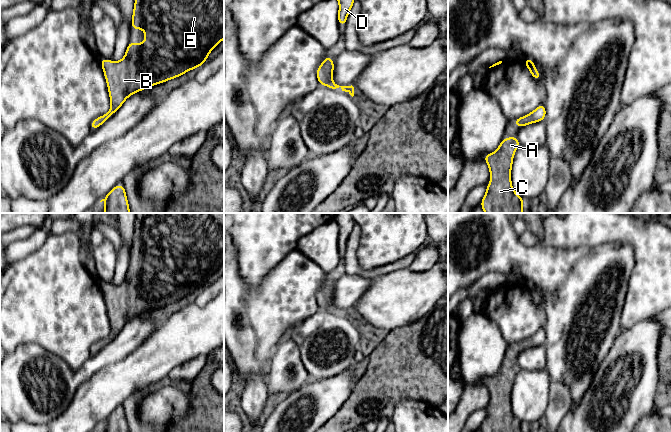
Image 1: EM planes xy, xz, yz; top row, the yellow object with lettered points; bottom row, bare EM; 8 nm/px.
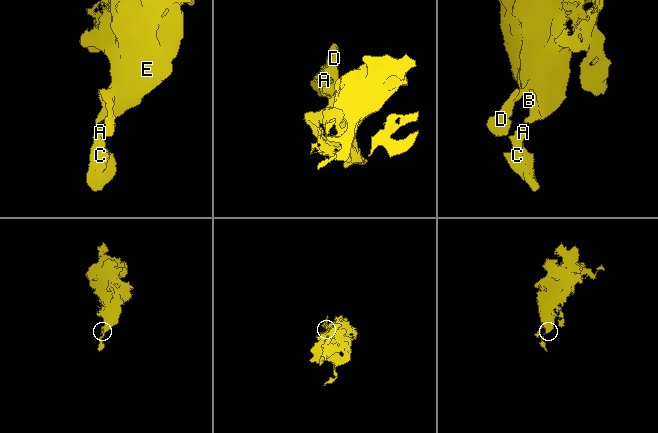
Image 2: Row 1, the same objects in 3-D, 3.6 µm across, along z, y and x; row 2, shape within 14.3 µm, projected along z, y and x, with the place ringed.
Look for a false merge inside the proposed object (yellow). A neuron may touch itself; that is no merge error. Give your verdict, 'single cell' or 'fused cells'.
single cell

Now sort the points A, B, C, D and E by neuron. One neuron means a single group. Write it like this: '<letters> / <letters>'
A B C D E

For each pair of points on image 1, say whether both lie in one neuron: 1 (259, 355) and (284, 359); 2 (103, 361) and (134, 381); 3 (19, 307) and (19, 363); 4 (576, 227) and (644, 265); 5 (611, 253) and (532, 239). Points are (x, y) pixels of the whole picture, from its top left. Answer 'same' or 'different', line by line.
1: different
2: different
3: different
4: same
5: different

